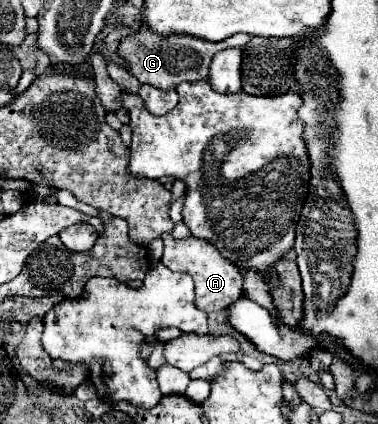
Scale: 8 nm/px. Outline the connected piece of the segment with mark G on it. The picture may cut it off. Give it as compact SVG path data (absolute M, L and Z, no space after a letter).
M139 28L139 32L129 34L119 44L119 54L127 60L131 74L141 84L151 84L155 88L161 88L165 92L175 90L181 82L193 82L203 80L209 74L209 64L213 60L213 54L225 50L225 48L245 48L249 42L249 36L235 34L227 40L221 40L219 44L211 44L207 40L199 40L193 36L157 36L147 28Z

